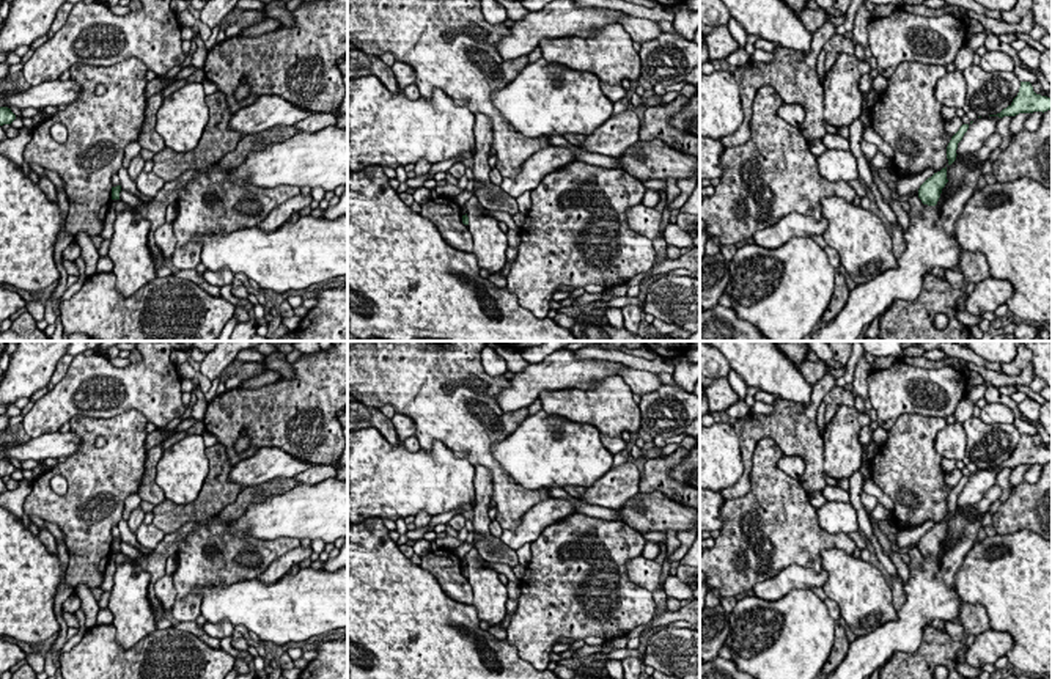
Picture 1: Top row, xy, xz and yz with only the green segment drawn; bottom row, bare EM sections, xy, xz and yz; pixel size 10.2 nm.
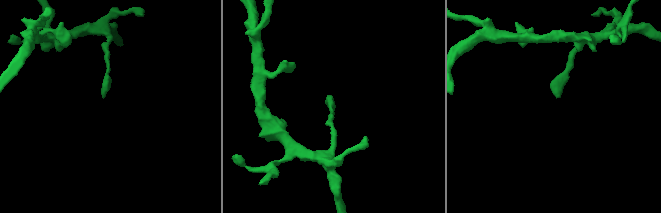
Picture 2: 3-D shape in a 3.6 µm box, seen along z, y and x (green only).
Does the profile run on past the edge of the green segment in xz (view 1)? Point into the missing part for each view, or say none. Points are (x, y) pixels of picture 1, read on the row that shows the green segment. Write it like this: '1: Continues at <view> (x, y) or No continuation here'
1: No continuation here

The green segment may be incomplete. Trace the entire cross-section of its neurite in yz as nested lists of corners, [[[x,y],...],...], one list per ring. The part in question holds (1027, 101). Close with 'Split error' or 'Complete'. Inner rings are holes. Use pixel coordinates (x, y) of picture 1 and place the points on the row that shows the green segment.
[[[1021,82],[1021,88],[1013,102],[997,115],[989,116],[1016,116],[1019,113],[1052,110],[1052,97],[1036,94],[1030,82]]]. Complete

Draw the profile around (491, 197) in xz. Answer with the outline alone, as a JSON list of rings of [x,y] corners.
[[[475,181],[473,195],[486,211],[506,212],[511,217],[519,212],[516,198],[506,195],[498,185]]]

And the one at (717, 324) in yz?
[[[717,305],[700,311],[700,341],[769,341],[753,324],[739,319],[733,308]]]

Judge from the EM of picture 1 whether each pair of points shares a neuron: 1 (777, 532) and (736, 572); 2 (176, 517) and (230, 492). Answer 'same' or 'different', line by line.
1: same
2: same

